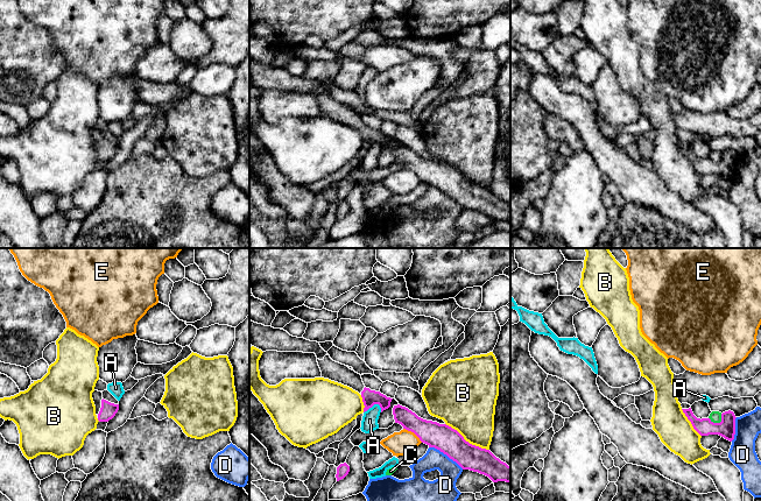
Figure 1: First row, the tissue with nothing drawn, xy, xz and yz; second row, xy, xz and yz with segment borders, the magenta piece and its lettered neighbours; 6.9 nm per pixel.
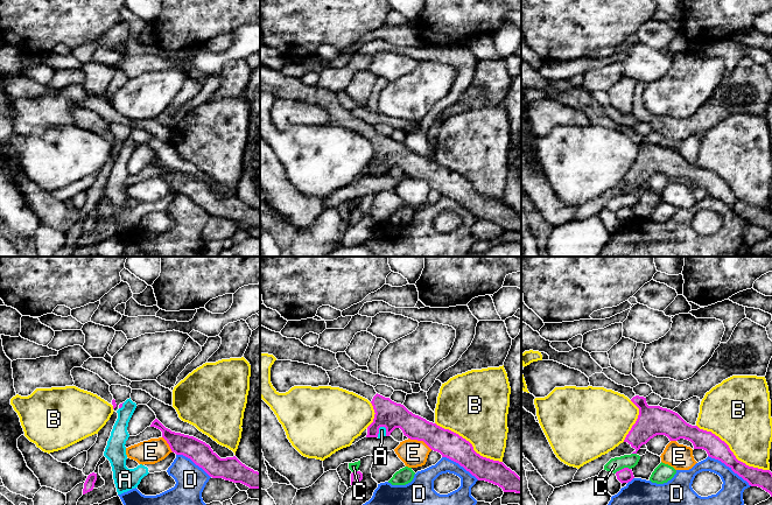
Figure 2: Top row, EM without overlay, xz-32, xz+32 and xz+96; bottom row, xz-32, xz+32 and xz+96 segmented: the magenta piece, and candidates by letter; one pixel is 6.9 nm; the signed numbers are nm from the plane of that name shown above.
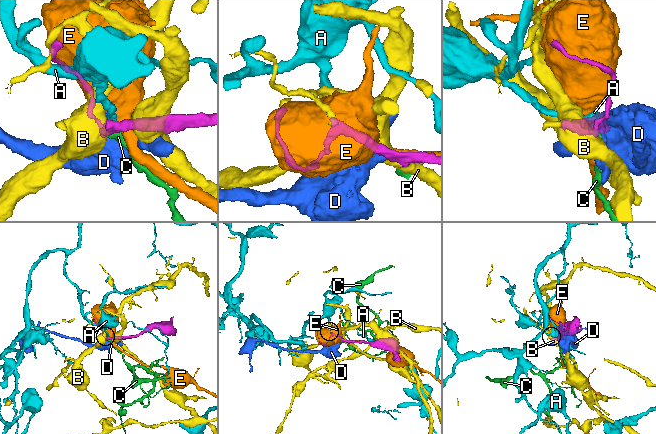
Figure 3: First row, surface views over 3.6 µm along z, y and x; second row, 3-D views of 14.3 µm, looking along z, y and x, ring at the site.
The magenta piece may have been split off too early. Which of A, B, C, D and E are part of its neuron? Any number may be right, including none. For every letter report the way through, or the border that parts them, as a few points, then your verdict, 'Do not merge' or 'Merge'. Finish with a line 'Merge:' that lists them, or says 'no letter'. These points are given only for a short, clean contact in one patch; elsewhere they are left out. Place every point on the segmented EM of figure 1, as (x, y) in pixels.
A: Do not merge
B: Do not merge
C: Boundary: yz (721, 414), (719, 422), (713, 422), (709, 417). Do not merge
D: Do not merge
E: Do not merge
Merge: no letter

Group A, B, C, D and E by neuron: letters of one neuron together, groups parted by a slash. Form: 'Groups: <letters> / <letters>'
Groups: A / B / C / D / E

